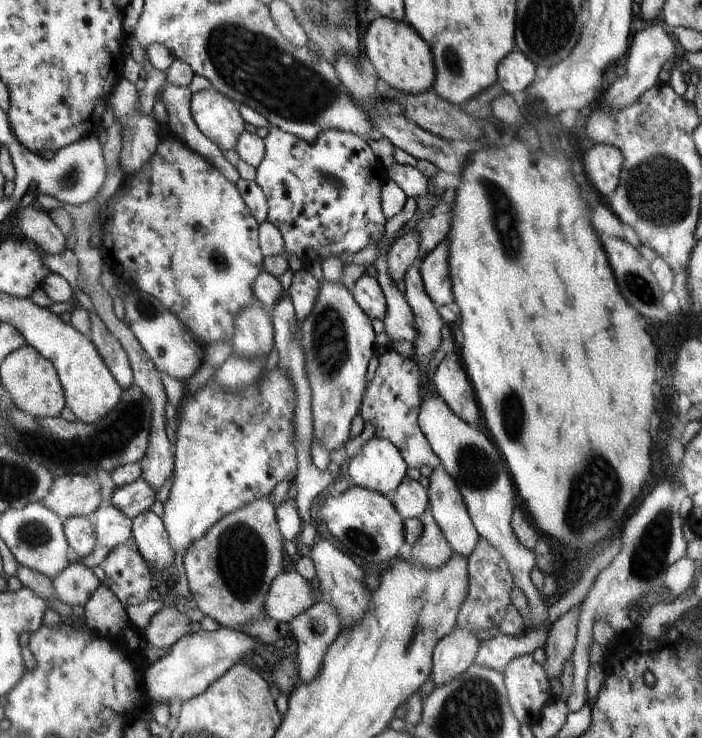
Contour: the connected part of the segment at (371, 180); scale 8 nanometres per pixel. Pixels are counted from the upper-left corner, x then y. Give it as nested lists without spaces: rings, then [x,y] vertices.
[[[272,126],[269,133],[263,138],[265,144],[265,157],[262,162],[257,166],[257,175],[254,181],[264,191],[267,198],[267,205],[269,206],[269,213],[267,221],[278,228],[284,241],[285,256],[296,256],[300,258],[305,267],[313,262],[322,262],[331,256],[340,258],[342,252],[360,252],[366,246],[376,246],[380,239],[383,239],[384,227],[386,224],[386,217],[381,209],[381,188],[388,178],[386,169],[383,167],[382,162],[364,139],[354,133],[337,131],[334,129],[325,130],[320,132],[316,138],[312,140],[301,139],[298,135],[284,132],[281,128]]]

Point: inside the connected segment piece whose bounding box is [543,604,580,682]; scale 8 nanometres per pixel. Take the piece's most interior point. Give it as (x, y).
(558, 648)

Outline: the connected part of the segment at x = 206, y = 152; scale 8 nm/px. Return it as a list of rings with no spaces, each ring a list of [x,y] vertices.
[[[166,83],[158,99],[166,106],[169,122],[167,128],[188,148],[203,156],[233,183],[240,180],[239,172],[222,155],[222,151],[199,131],[191,115],[191,96],[188,87],[177,87]]]

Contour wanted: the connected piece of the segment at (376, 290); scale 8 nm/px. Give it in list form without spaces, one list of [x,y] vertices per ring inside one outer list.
[[[363,274],[357,281],[353,291],[354,300],[371,318],[384,320],[387,315],[387,302],[381,286],[376,278]]]

